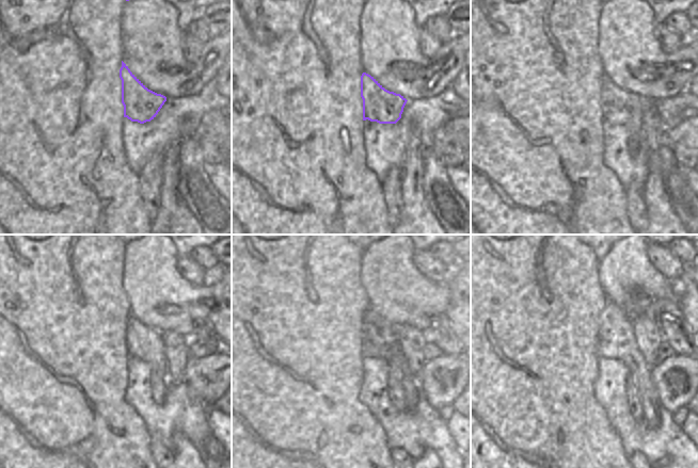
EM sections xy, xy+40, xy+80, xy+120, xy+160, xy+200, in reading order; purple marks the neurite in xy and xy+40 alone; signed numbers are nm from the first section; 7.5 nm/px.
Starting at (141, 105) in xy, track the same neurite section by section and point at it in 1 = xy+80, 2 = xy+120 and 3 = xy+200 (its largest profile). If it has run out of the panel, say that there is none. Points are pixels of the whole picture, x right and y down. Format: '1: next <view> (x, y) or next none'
1: next xy+80 (618, 106)
2: next xy+120 (142, 342)
3: next xy+200 (632, 391)

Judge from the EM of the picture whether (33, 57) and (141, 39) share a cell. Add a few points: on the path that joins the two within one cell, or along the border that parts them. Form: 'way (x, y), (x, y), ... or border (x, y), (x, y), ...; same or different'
border (122, 17), (123, 60); different

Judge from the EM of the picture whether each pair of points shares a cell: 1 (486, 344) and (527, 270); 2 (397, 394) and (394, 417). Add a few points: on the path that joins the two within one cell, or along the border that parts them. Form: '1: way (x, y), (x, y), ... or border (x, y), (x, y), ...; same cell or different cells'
1: way (494, 326), (494, 307), (508, 289); same cell
2: border (389, 383), (390, 400), (400, 410), (405, 412); different cells

